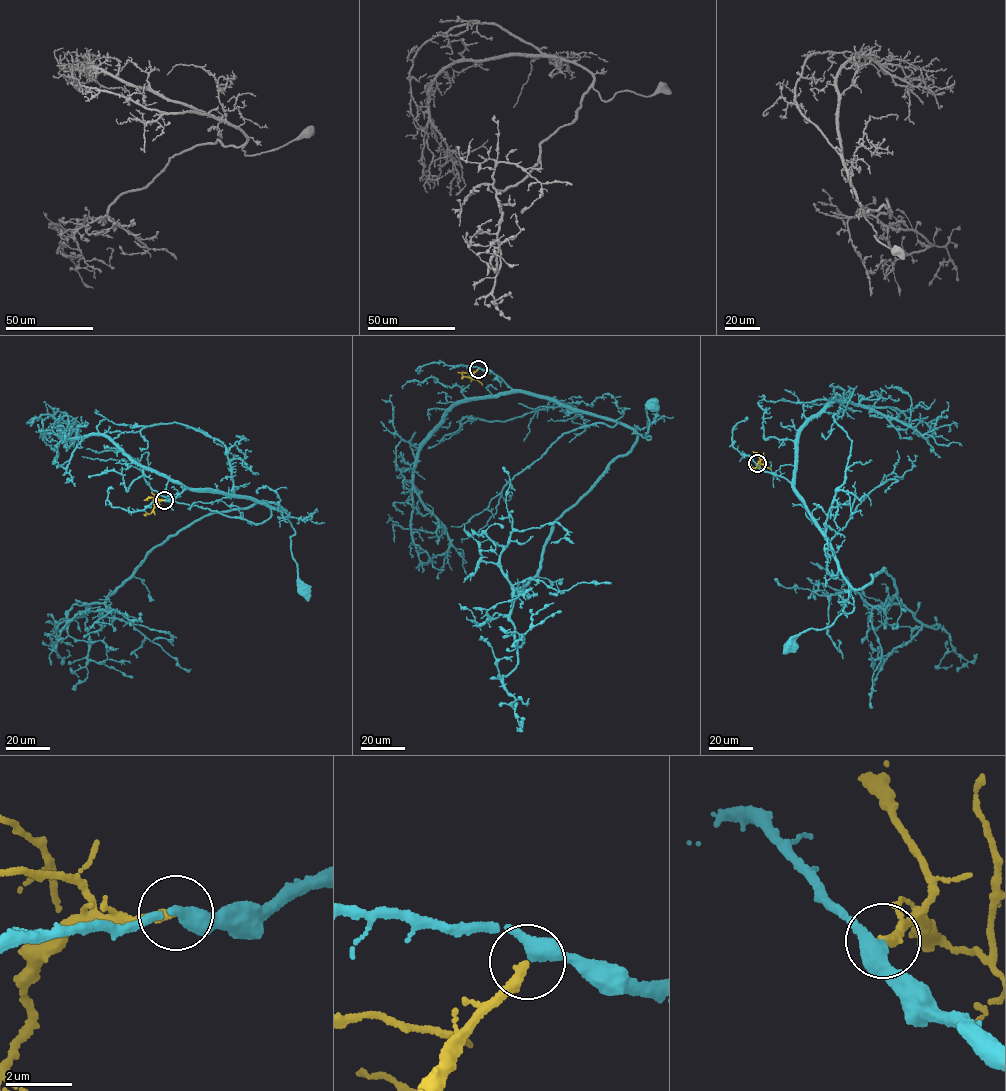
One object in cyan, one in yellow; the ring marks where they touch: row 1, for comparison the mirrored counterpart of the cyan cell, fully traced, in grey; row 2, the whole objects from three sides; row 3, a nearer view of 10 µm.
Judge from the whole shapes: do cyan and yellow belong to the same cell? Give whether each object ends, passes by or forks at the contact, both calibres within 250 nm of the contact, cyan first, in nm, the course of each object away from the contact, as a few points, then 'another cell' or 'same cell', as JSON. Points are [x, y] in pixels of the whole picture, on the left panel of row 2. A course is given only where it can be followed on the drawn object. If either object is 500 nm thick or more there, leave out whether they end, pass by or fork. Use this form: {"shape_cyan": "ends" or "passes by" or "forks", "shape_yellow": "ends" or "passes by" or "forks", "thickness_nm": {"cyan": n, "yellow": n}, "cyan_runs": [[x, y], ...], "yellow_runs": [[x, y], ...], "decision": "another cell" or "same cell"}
{"shape_cyan": "passes by", "shape_yellow": "ends", "thickness_nm": {"cyan": 400, "yellow": 280}, "cyan_runs": [[164, 500], [185, 488], [208, 488], [247, 496], [283, 512], [295, 532], [291, 548], [300, 593], [304, 590]], "yellow_runs": [[164, 500], [157, 501], [150, 513], [145, 513]], "decision": "same cell"}

